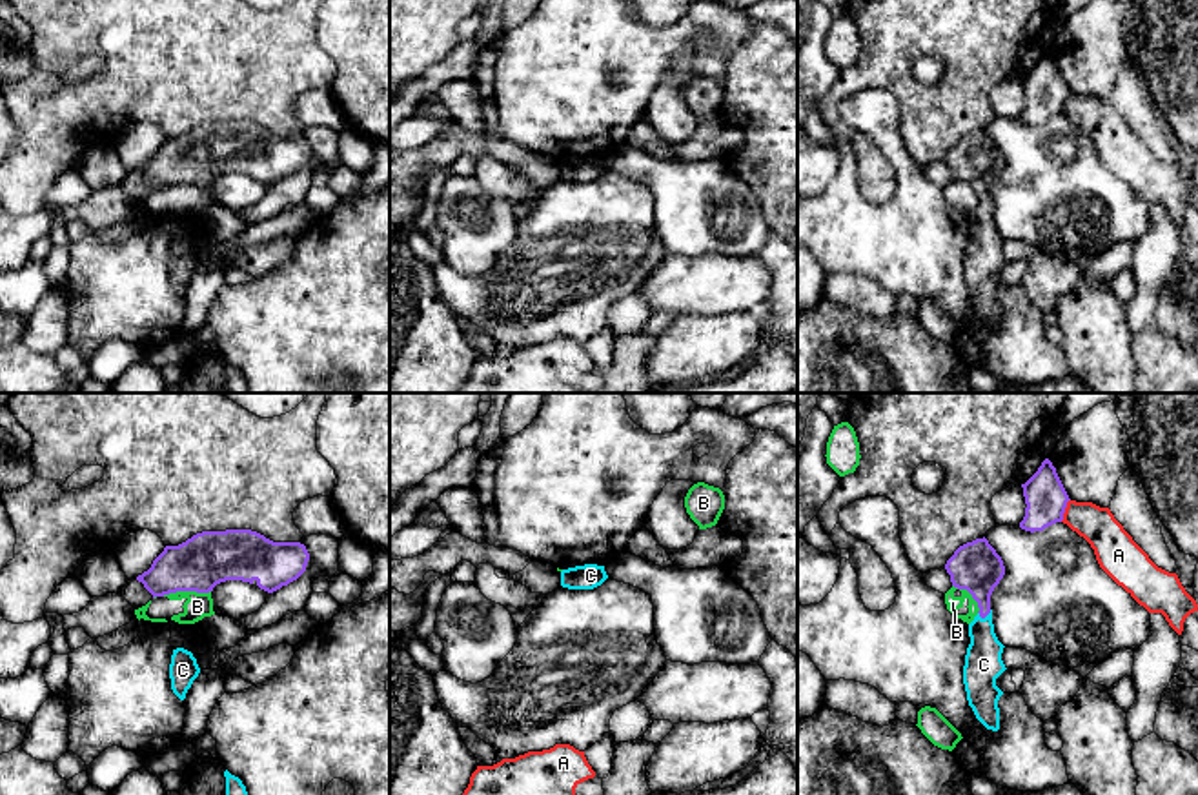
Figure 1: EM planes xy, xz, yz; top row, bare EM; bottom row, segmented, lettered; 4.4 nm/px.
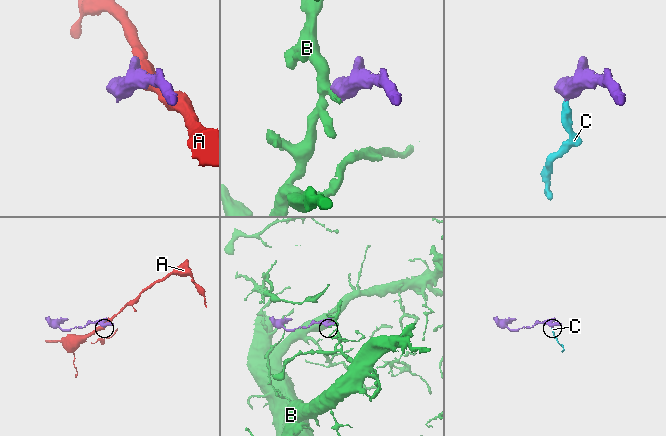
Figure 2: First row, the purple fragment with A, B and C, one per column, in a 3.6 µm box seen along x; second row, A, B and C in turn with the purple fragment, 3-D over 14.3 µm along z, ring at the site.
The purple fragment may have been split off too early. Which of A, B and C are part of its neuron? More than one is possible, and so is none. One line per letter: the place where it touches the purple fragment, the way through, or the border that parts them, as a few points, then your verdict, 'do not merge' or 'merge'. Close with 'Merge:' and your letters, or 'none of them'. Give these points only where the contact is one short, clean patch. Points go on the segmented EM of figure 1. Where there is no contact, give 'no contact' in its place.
A: contact yz (1064, 510); border yz (1069, 499), (1060, 521); do not merge
B: contact xy (186, 590); do not merge
C: contact yz (984, 617); way yz (974, 566), (980, 572), (984, 617), (984, 664); merge
Merge: C

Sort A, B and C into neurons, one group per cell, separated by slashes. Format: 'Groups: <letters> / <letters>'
Groups: A / B / C

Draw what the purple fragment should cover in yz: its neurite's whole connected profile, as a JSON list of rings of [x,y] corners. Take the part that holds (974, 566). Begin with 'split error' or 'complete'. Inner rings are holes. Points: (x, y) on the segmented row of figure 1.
split error; [[[976,538],[959,546],[945,564],[950,582],[967,589],[978,602],[978,615],[969,624],[970,644],[965,655],[963,684],[976,719],[992,731],[1000,730],[998,700],[1003,691],[996,679],[1007,669],[992,624],[990,595],[1005,575],[1005,566],[989,540]]]

